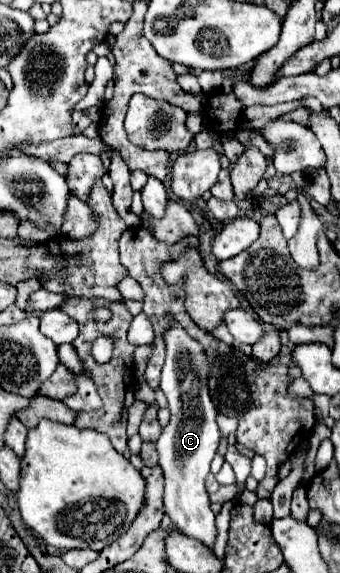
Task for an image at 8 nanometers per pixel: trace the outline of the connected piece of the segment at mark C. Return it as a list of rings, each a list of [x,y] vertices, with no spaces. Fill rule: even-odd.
[[[169,318],[169,328],[163,332],[163,342],[167,348],[167,356],[165,356],[165,364],[161,370],[161,390],[167,396],[169,402],[169,412],[171,412],[171,422],[163,428],[163,434],[157,440],[157,452],[159,452],[159,466],[163,468],[165,474],[165,512],[171,516],[171,522],[189,538],[197,538],[203,540],[203,544],[207,544],[209,548],[213,548],[215,542],[215,514],[209,508],[209,496],[205,490],[205,478],[209,474],[209,464],[217,452],[219,446],[219,426],[215,422],[217,416],[217,408],[211,400],[209,394],[209,362],[207,362],[207,354],[205,348],[193,340],[185,328]]]

